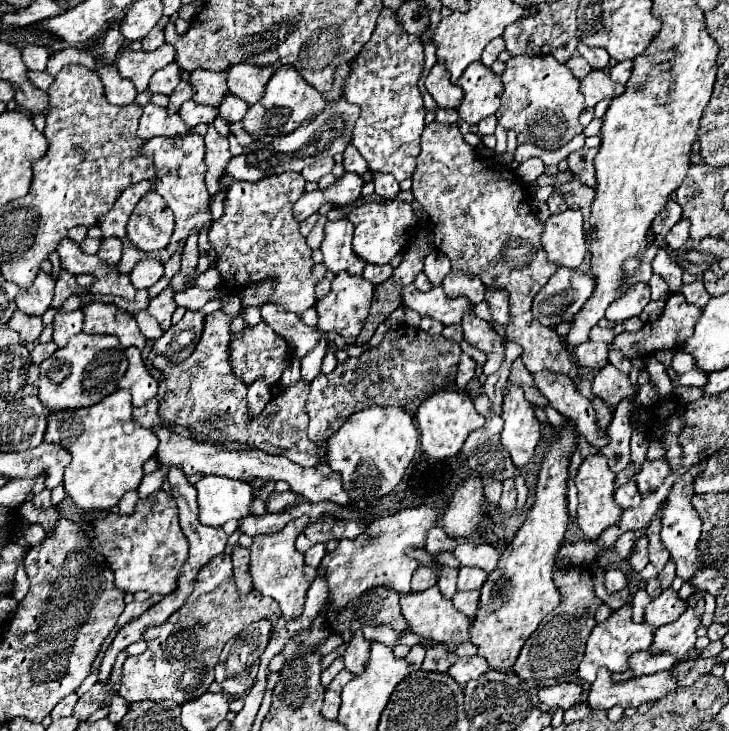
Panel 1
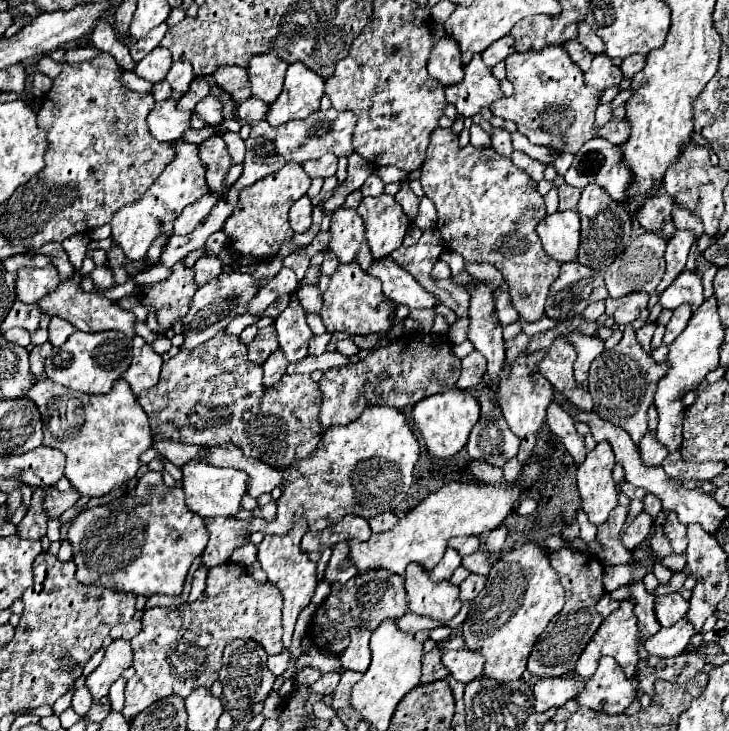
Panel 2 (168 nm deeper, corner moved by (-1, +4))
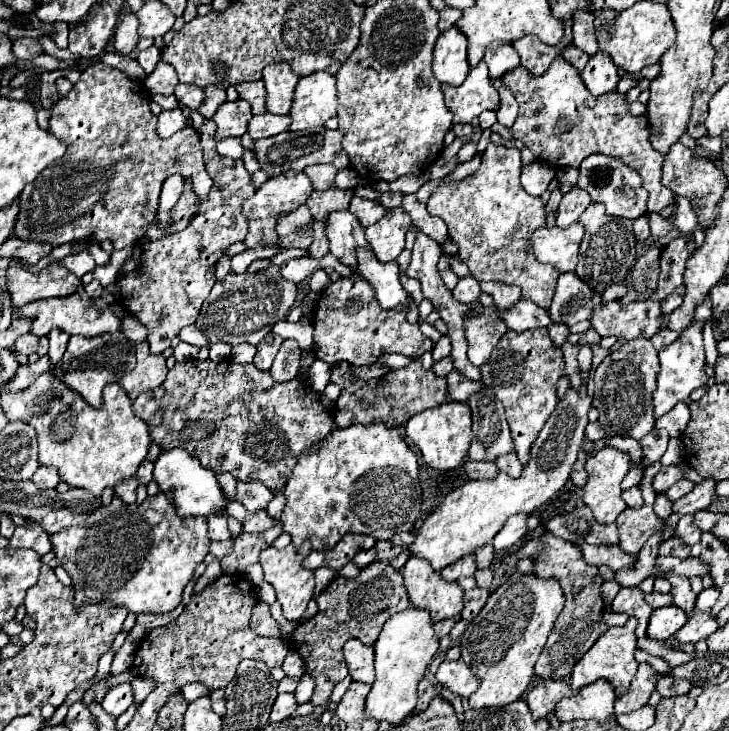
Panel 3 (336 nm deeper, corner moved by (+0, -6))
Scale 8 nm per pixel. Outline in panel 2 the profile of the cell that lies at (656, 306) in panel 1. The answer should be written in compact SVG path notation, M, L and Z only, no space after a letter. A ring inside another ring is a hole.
M683 270L679 278L663 292L663 296L659 298L659 304L669 310L679 308L681 304L689 304L693 310L697 310L703 300L705 298L703 298L701 276L695 272Z

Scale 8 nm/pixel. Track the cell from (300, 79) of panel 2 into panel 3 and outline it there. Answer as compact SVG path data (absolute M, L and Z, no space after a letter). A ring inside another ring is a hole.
M314 72L302 76L294 88L290 108L290 132L304 132L324 126L324 122L336 116L336 78L326 72Z

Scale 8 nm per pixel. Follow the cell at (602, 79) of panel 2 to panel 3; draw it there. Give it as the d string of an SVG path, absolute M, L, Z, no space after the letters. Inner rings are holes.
M598 52L596 56L592 56L580 74L582 74L582 80L588 88L588 92L594 96L614 92L616 84L620 80L618 72L616 72L616 64L604 52Z

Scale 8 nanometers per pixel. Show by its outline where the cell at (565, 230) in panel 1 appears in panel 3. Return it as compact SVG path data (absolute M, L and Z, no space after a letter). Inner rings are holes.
M580 222L568 228L540 228L532 234L534 256L542 264L552 264L560 272L572 272L578 264L578 246L582 242L584 228Z

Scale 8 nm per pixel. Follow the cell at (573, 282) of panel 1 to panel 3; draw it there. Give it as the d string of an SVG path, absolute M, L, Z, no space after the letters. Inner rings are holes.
M564 272L558 278L556 294L548 312L552 322L574 326L582 320L590 320L600 304L604 302L596 290L584 284L574 272Z

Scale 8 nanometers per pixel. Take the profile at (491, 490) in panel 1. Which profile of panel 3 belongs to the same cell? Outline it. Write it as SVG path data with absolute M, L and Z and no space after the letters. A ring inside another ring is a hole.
M472 462L464 464L464 470L470 480L492 480L498 476L498 468L494 462Z

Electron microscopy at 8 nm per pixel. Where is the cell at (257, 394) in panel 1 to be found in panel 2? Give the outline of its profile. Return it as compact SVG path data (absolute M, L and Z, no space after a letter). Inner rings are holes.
M279 348L279 350L273 352L273 354L267 358L267 362L263 364L263 370L265 370L263 384L265 384L265 386L273 386L273 384L277 384L277 382L281 380L281 376L285 374L287 366L289 366L289 360L285 358L283 350Z

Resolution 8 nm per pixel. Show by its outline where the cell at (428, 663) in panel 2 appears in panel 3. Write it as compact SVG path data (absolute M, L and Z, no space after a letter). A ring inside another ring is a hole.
M422 678L420 684L418 684L418 704L416 704L416 712L422 712L436 694L438 694L436 686L432 686L432 682L428 678Z

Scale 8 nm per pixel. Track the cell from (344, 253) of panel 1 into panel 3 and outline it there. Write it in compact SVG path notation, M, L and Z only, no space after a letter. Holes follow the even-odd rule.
M332 212L328 216L326 236L330 242L330 252L348 268L356 270L356 250L368 248L368 242L364 238L364 228L360 226L358 218L348 212Z

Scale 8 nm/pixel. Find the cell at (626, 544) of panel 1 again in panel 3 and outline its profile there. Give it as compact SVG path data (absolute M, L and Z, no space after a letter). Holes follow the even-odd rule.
M652 506L642 508L626 508L618 518L616 526L620 532L620 548L626 554L636 556L644 542L660 528L662 520L654 514Z

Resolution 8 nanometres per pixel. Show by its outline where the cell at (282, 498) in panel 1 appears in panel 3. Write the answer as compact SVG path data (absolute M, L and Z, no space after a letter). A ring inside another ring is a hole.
M258 510L258 512L250 512L244 520L244 526L242 530L244 532L262 532L262 530L268 530L272 528L276 522L272 516L268 516L266 510Z

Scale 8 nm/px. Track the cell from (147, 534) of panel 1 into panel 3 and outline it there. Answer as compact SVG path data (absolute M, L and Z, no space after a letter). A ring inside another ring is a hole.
M164 492L148 496L142 504L124 504L114 496L108 508L100 508L80 526L52 534L50 542L58 564L74 582L76 602L126 606L134 614L172 612L210 546L204 518L178 518Z

